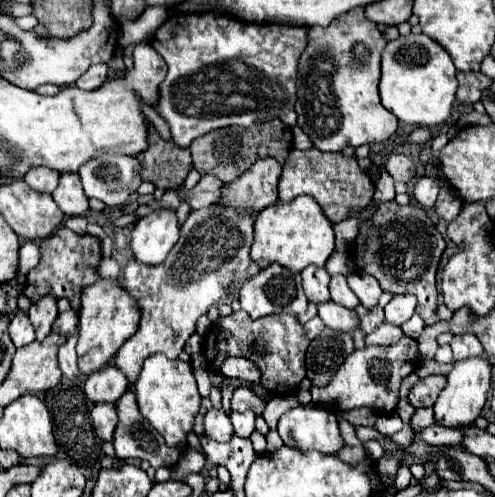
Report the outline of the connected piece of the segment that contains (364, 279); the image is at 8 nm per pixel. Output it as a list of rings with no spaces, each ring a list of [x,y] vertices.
[[[356,271],[356,273],[348,275],[348,285],[356,293],[356,297],[360,299],[360,303],[364,307],[368,307],[368,309],[376,307],[380,295],[382,295],[382,289],[380,289],[378,281],[372,275],[366,275],[362,271]]]

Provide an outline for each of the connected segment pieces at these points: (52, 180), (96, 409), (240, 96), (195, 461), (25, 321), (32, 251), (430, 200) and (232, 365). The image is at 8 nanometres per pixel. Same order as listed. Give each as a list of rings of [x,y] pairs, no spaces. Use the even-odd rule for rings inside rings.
[[[32,167],[24,181],[34,189],[34,191],[46,191],[46,193],[52,193],[58,185],[58,177],[60,173],[50,169],[50,167]]]
[[[98,403],[98,405],[92,407],[90,415],[92,415],[94,429],[96,429],[98,437],[104,439],[104,441],[112,441],[112,433],[114,433],[116,423],[118,423],[114,403]]]
[[[188,13],[170,17],[150,41],[164,57],[168,75],[158,87],[156,113],[170,125],[172,139],[188,147],[192,139],[222,127],[252,127],[268,119],[280,119],[284,125],[296,125],[296,71],[298,57],[306,47],[306,27],[294,25],[250,25],[220,13]]]
[[[188,447],[184,453],[182,453],[182,459],[178,461],[178,465],[172,469],[172,479],[174,481],[180,481],[184,477],[184,473],[196,473],[196,471],[202,471],[206,465],[206,457],[196,451],[194,447]]]
[[[18,313],[12,317],[10,321],[10,337],[12,337],[12,343],[16,347],[24,347],[28,343],[32,343],[36,339],[36,333],[34,333],[34,325],[30,321],[30,317],[26,313]]]
[[[26,241],[22,247],[20,247],[20,273],[28,273],[30,269],[34,269],[40,261],[40,251],[38,251],[38,245],[36,243],[30,243]]]
[[[420,177],[416,187],[414,187],[414,199],[420,207],[434,207],[436,203],[436,197],[438,197],[438,191],[440,191],[440,185],[438,185],[438,179],[436,177]]]
[[[226,357],[220,365],[220,373],[224,377],[236,377],[242,381],[252,381],[252,383],[258,383],[258,377],[260,377],[258,367],[246,357]]]

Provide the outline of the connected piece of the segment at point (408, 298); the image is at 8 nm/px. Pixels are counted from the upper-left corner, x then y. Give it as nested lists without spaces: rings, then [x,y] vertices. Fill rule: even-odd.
[[[394,295],[392,301],[384,307],[386,321],[394,323],[394,325],[406,323],[414,315],[414,307],[416,307],[414,295]]]

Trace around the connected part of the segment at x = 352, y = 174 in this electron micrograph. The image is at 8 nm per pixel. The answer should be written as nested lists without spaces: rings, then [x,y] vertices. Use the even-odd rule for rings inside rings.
[[[314,147],[308,151],[290,149],[290,155],[284,163],[284,171],[278,183],[278,199],[286,203],[296,199],[298,195],[314,197],[324,209],[326,217],[330,217],[332,223],[338,223],[348,217],[350,209],[360,209],[370,205],[374,197],[374,183],[370,175],[362,171],[358,167],[358,161],[352,157],[346,157],[342,153],[324,153]]]

